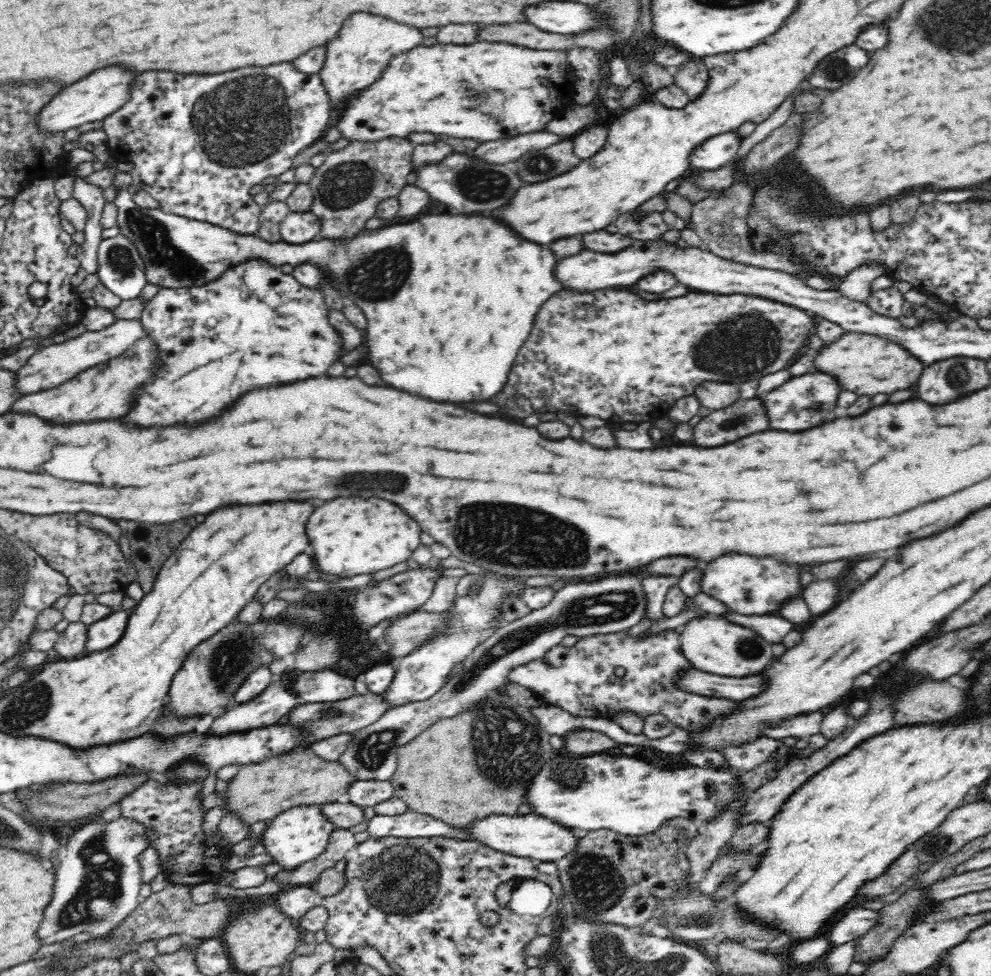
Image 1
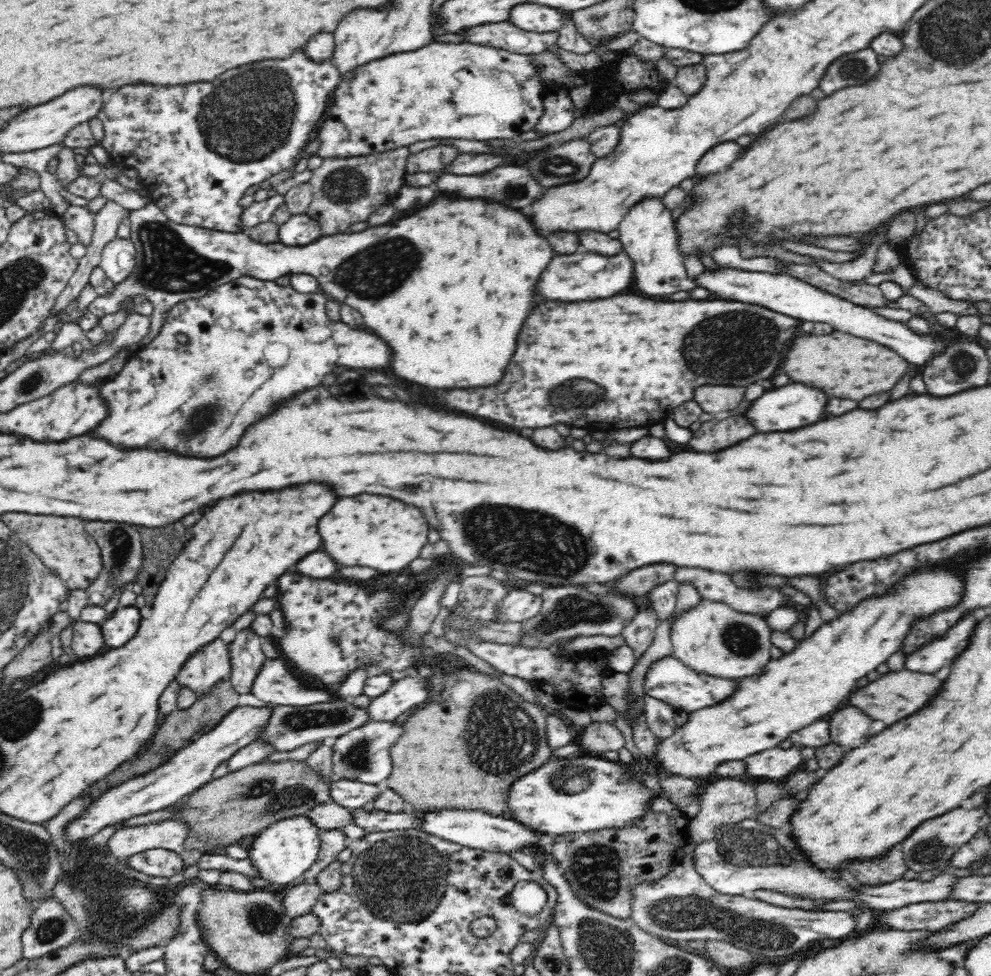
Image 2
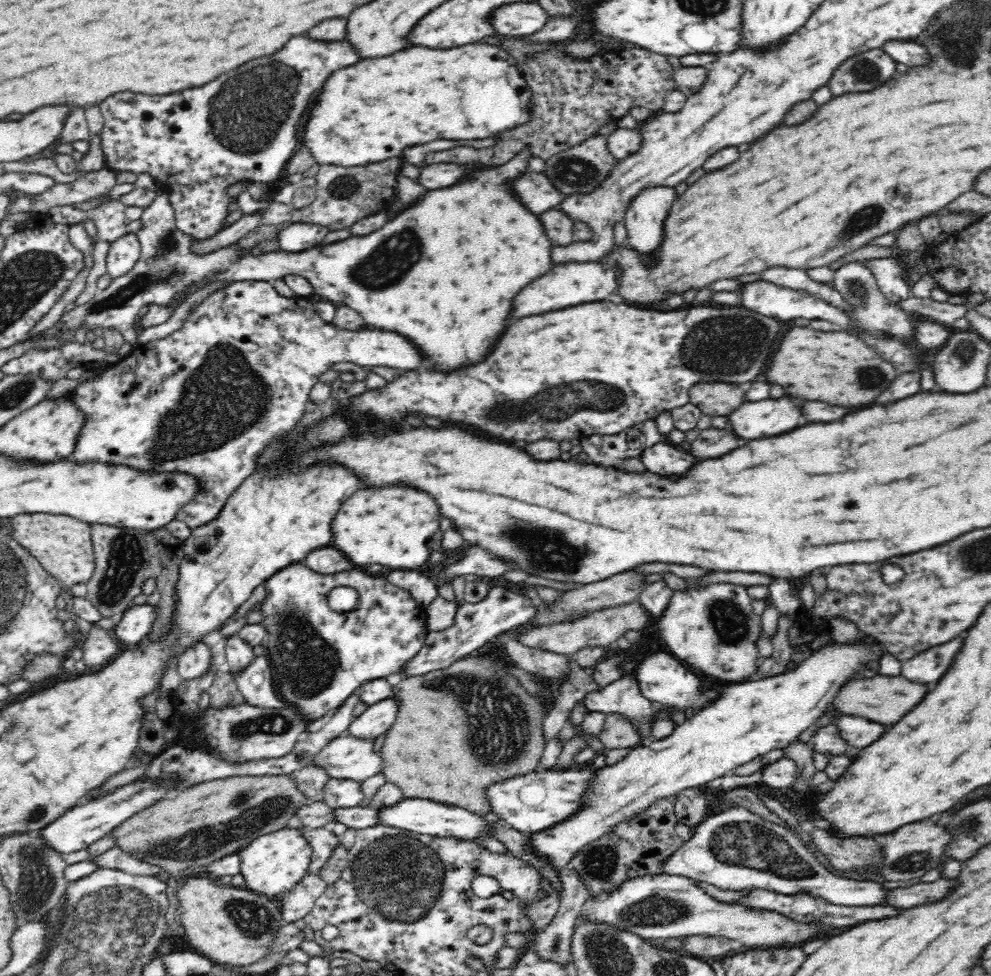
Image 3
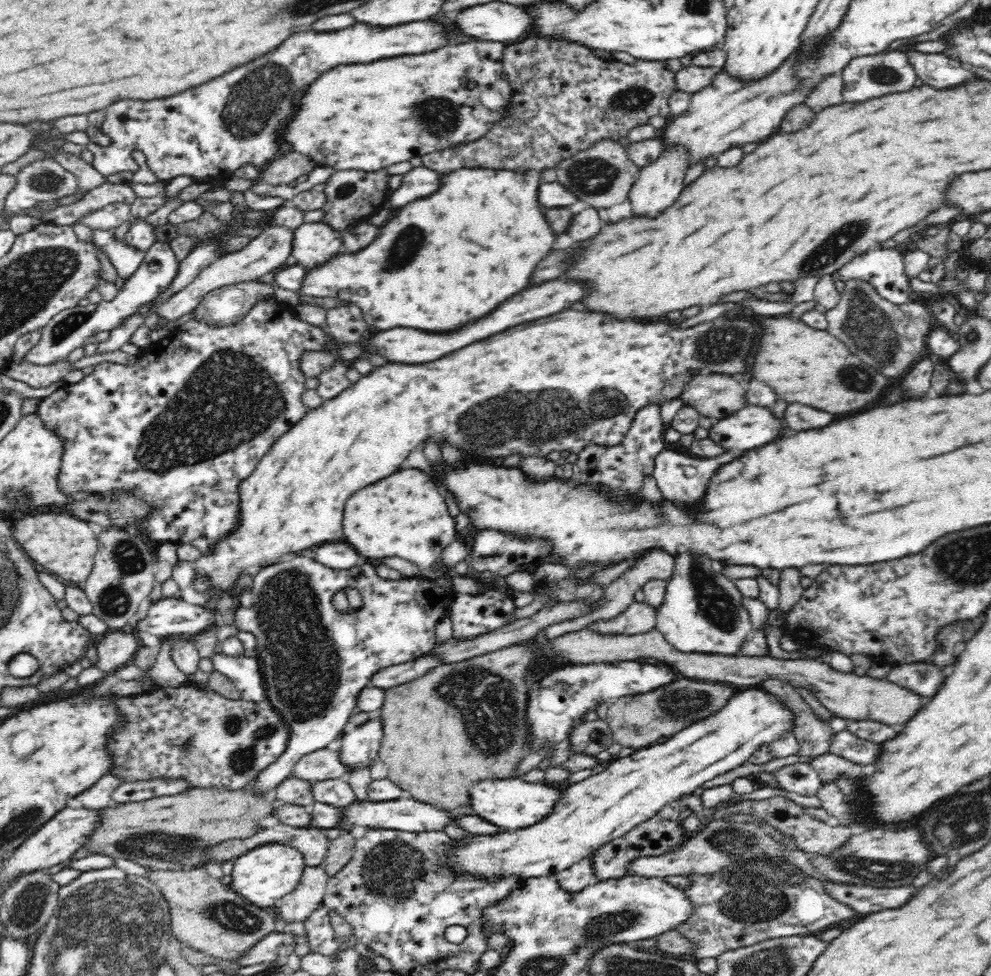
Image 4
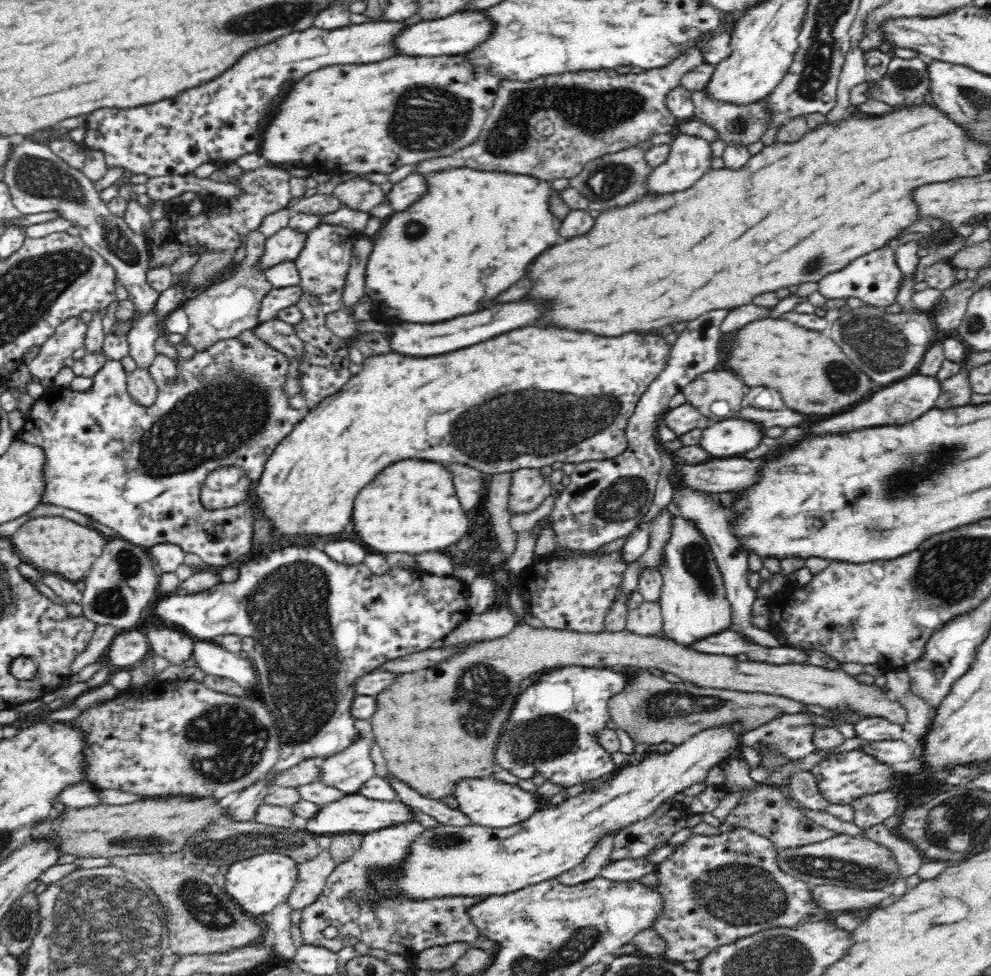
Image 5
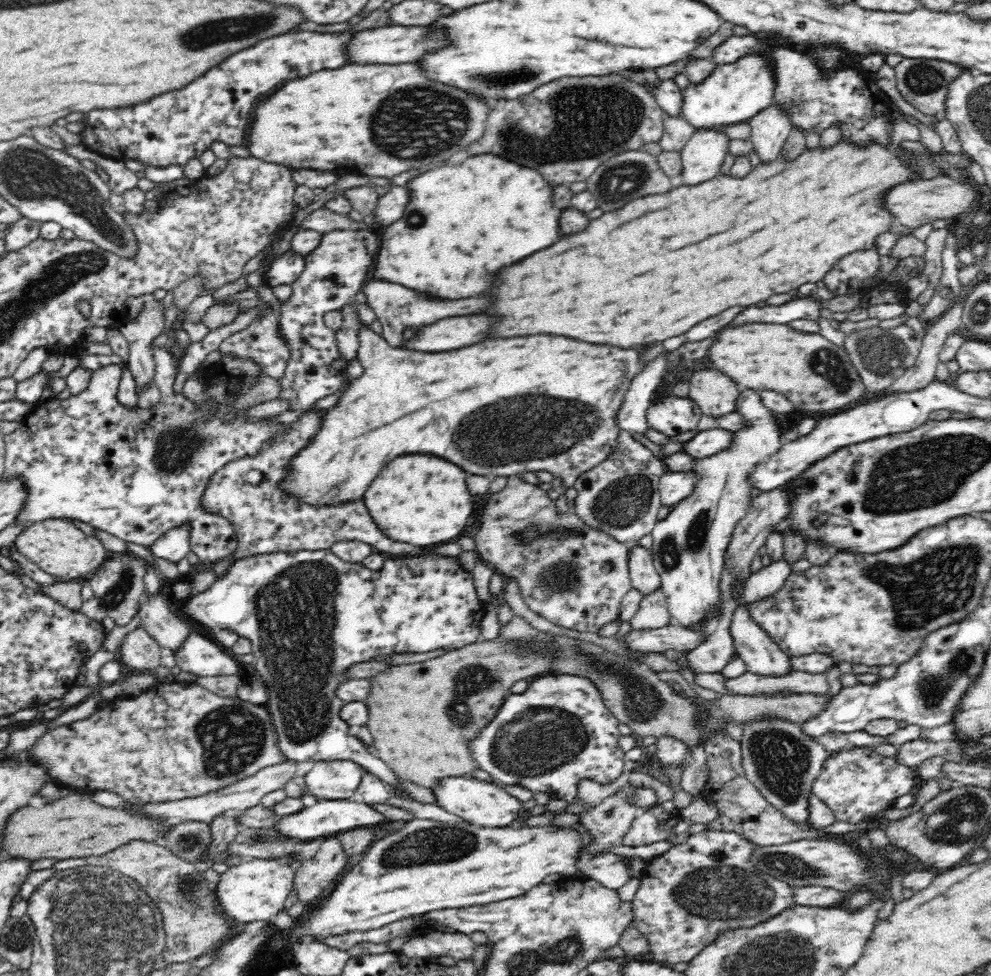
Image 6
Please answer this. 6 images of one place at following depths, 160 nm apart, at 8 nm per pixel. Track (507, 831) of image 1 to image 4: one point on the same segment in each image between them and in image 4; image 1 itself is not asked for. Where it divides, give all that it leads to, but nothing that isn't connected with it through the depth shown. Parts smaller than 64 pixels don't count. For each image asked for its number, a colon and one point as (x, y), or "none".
2: (467, 828)
3: (424, 817)
4: (408, 815)

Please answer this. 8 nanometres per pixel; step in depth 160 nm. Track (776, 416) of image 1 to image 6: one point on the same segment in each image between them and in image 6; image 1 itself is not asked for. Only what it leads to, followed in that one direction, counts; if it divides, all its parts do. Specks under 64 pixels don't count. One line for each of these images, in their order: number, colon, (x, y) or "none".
2: (792, 406)
3: (752, 420)
4: (751, 427)
5: (725, 439)
6: (704, 444)

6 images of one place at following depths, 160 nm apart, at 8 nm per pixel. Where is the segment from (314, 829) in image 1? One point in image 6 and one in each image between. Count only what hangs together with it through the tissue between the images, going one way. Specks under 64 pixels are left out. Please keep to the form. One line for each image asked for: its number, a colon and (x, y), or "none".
2: (282, 853)
3: (271, 865)
4: (266, 874)
5: (258, 884)
6: (255, 889)

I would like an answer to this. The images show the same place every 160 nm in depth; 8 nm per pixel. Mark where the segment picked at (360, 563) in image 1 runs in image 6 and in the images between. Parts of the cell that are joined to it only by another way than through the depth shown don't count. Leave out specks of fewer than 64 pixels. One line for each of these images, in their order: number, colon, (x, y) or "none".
2: (383, 533)
3: (399, 527)
4: (405, 515)
5: (411, 507)
6: (421, 499)

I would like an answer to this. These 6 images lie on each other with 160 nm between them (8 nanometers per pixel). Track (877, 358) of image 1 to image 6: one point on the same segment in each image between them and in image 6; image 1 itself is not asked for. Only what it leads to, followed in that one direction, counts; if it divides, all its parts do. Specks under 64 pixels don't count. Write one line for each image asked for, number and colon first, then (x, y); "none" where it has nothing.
2: (843, 366)
3: (808, 364)
4: (803, 365)
5: (814, 376)
6: (762, 356)

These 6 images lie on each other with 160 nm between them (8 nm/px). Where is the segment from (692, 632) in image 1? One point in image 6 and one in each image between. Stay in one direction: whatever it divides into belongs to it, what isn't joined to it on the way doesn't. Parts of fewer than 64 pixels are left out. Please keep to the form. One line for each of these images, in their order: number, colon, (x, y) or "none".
2: (713, 638)
3: (713, 627)
4: (702, 612)
5: (694, 604)
6: (689, 545)

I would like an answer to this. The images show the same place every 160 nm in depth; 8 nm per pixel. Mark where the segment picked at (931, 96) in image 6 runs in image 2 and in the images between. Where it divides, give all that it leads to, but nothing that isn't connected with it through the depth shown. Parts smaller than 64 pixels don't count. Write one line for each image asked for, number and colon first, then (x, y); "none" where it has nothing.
2: (851, 70)
3: (856, 75)
4: (873, 76)
5: (907, 81)

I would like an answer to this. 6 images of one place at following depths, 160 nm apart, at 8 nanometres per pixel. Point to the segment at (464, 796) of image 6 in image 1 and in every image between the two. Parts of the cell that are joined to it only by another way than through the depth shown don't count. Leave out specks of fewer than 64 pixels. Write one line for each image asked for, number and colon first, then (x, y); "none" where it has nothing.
1: (622, 794)
2: (550, 800)
3: (534, 802)
4: (512, 803)
5: (486, 802)

